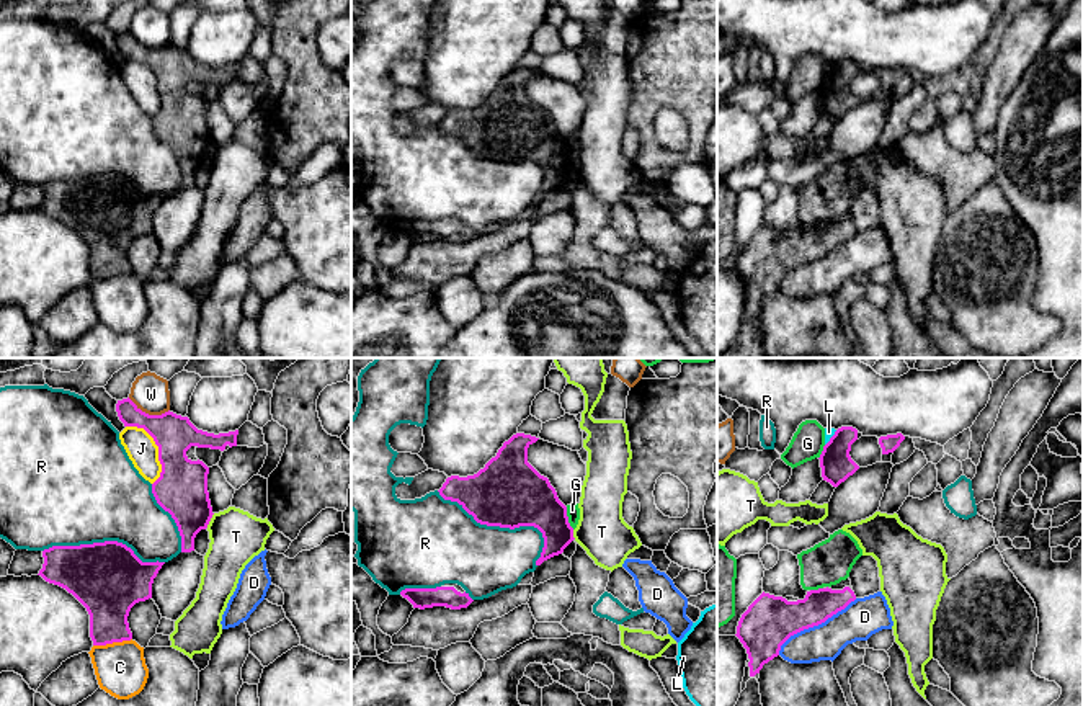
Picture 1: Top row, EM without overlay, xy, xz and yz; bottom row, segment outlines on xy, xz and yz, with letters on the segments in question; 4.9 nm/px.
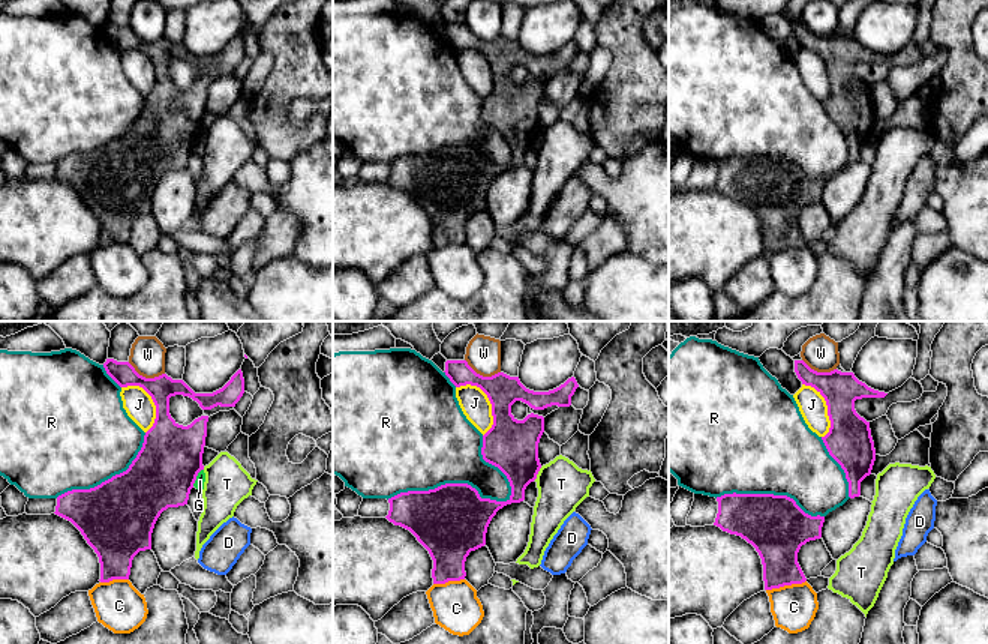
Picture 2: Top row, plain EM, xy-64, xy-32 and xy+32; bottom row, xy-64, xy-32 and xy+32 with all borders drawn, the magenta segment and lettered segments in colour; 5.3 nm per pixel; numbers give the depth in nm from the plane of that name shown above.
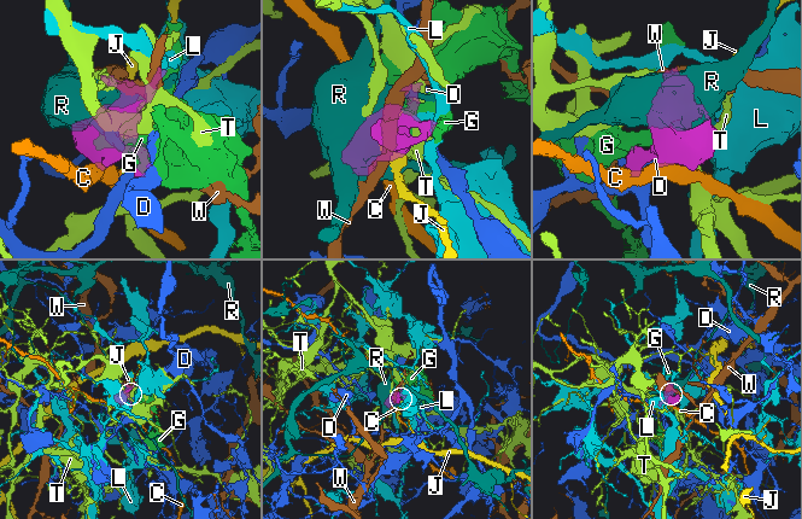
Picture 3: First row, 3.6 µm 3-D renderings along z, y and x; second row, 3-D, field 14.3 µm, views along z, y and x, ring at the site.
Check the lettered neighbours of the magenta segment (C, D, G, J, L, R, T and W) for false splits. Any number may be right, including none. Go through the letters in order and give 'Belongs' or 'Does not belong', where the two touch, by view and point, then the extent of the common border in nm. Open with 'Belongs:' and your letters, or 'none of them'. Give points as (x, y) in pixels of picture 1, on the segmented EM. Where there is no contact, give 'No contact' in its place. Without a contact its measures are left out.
Belongs: none of them
C: Does not belong. Touches magenta at xy (111, 643). Shared border 200 nm
D: Does not belong. Touches magenta at yz (814, 625). Shared border 480 nm
G: Does not belong. Touches magenta at xz (567, 518). Shared border 120 nm
J: Does not belong. Touches magenta at xy (159, 448). Shared border 320 nm
L: Does not belong. Touches magenta at yz (830, 438). Shared border 100 nm
R: Does not belong. Touches magenta at xz (505, 527). Shared border 600 nm
T: Does not belong. Touches magenta at xy (209, 520). Shared border 80 nm
W: Does not belong. Touches magenta at xy (147, 414). Shared border 220 nm

